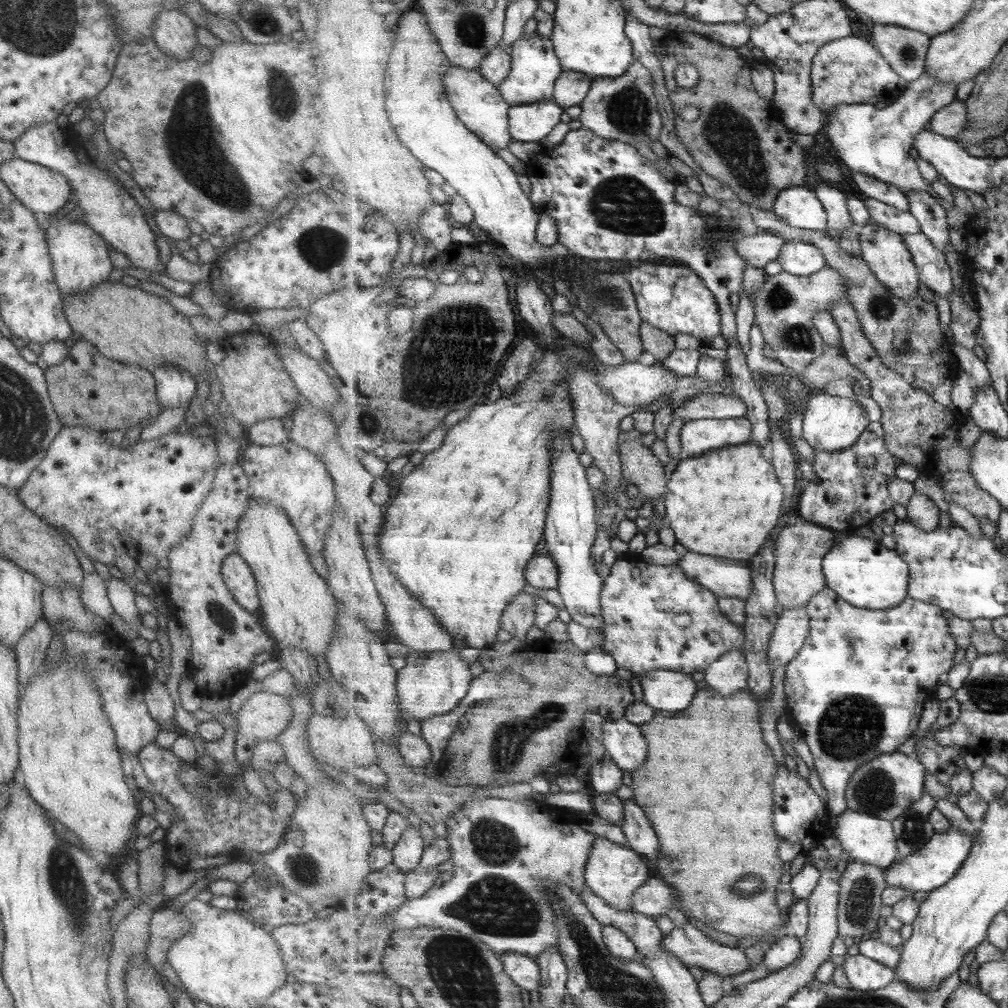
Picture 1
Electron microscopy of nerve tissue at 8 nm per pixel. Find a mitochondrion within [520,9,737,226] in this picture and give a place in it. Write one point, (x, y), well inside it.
(628, 110)

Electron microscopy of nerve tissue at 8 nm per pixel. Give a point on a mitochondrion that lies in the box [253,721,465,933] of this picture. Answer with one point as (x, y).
(305, 870)

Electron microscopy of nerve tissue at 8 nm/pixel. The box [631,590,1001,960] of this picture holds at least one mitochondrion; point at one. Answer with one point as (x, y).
(850, 728)

